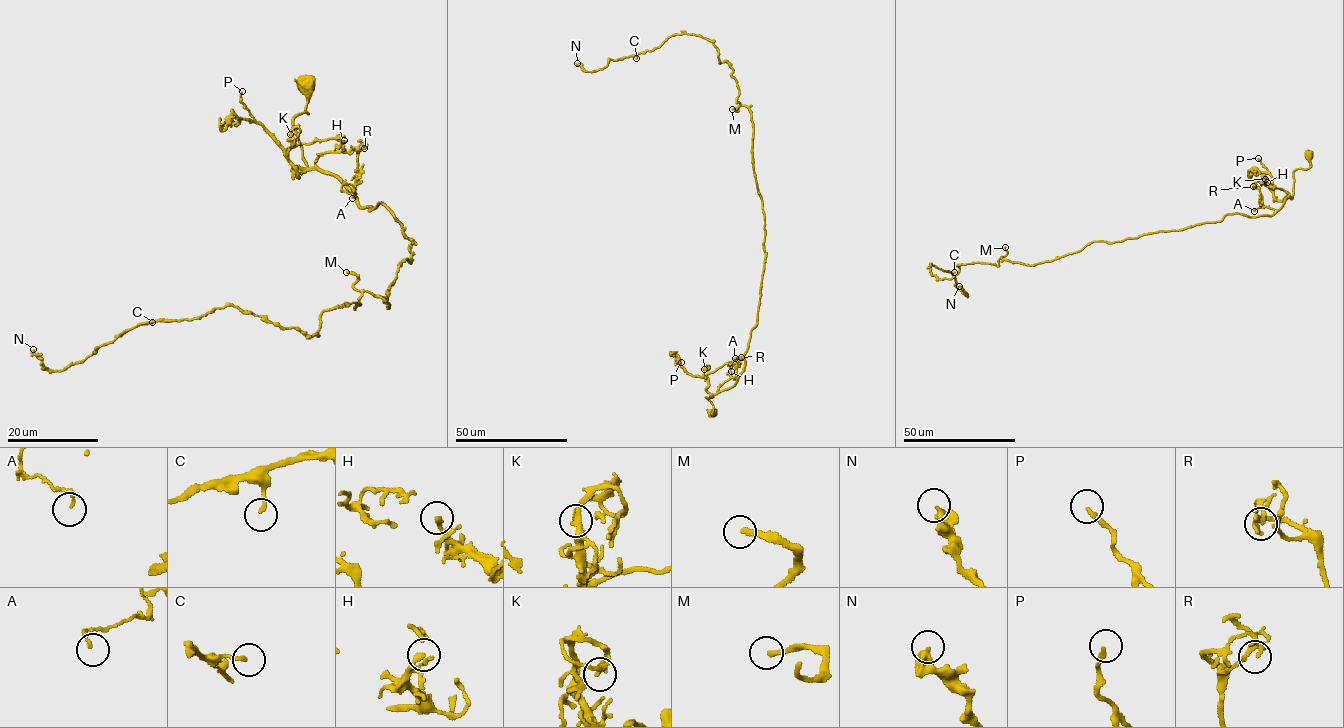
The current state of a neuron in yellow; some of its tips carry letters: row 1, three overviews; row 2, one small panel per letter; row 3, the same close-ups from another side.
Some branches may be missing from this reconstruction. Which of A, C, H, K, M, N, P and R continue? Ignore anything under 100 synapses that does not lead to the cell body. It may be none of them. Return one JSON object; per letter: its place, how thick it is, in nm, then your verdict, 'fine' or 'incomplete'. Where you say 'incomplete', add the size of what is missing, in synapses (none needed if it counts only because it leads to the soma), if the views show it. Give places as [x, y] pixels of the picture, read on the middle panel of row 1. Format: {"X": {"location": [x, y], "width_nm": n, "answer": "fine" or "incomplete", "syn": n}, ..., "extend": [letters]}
{"A": {"location": [735, 358], "width_nm": 120, "answer": "fine"}, "C": {"location": [636, 58], "width_nm": 150, "answer": "fine"}, "H": {"location": [731, 371], "width_nm": 130, "answer": "fine"}, "K": {"location": [704, 369], "width_nm": 200, "answer": "fine"}, "M": {"location": [732, 109], "width_nm": 240, "answer": "incomplete", "syn": 150}, "N": {"location": [577, 63], "width_nm": 400, "answer": "fine"}, "P": {"location": [681, 362], "width_nm": 200, "answer": "fine"}, "R": {"location": [741, 357], "width_nm": 150, "answer": "fine"}, "extend": ["M"]}

